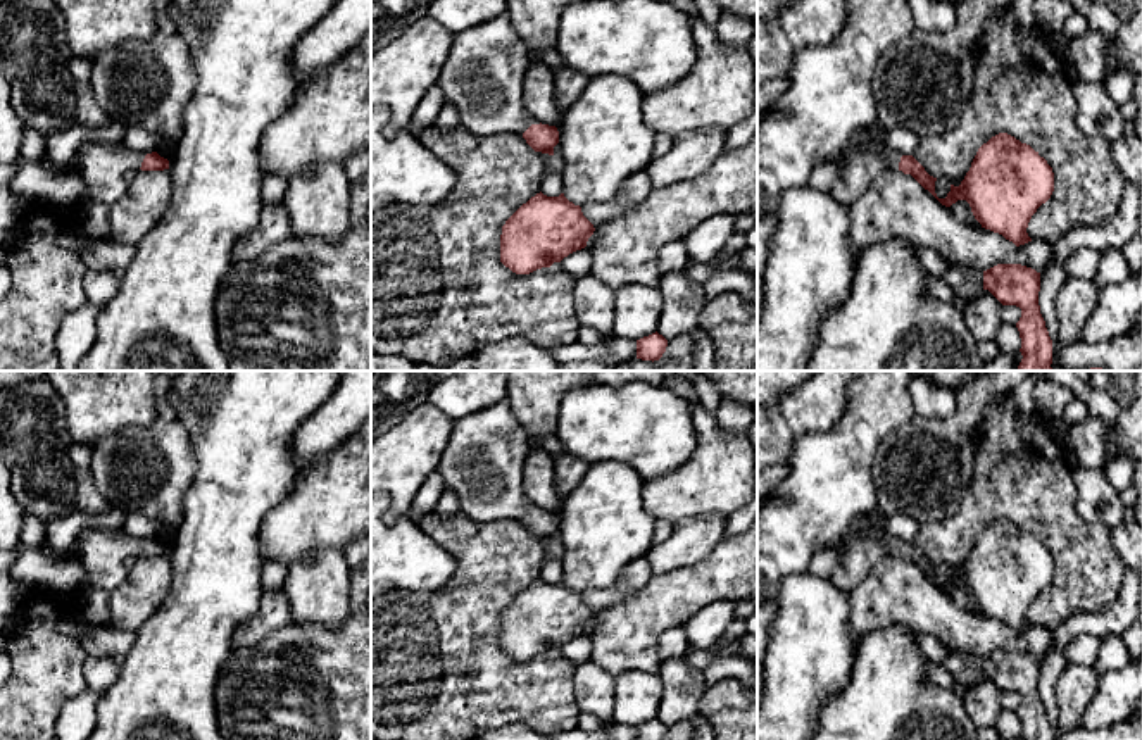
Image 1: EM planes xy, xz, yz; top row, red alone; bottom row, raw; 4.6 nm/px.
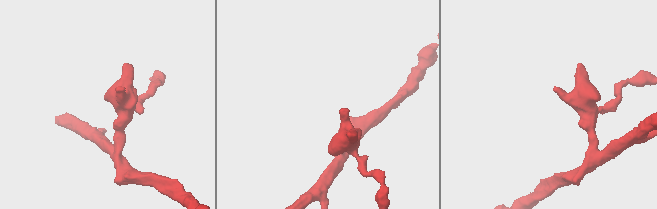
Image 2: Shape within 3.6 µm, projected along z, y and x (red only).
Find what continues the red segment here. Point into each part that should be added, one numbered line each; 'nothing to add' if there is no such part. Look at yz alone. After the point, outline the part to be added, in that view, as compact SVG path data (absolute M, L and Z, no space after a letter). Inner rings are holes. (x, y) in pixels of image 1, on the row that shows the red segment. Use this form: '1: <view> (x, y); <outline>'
1: yz (892, 157); M887 147L885 152L883 152L883 157L887 160L888 169L899 169L899 162L900 162L900 157L902 157L899 152Z

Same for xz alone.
1: xz (483, 75); M507 12L454 34L442 67L443 102L452 103L461 126L476 136L523 135L533 117L523 102L523 83L531 64Z

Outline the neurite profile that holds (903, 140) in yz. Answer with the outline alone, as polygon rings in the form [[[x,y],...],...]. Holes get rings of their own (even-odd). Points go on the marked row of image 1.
[[[890,128],[885,131],[885,143],[900,155],[913,155],[919,145],[919,135],[907,128]]]

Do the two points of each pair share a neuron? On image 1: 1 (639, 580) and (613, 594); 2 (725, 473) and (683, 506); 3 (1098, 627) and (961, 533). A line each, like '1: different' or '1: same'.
1: same
2: same
3: different

